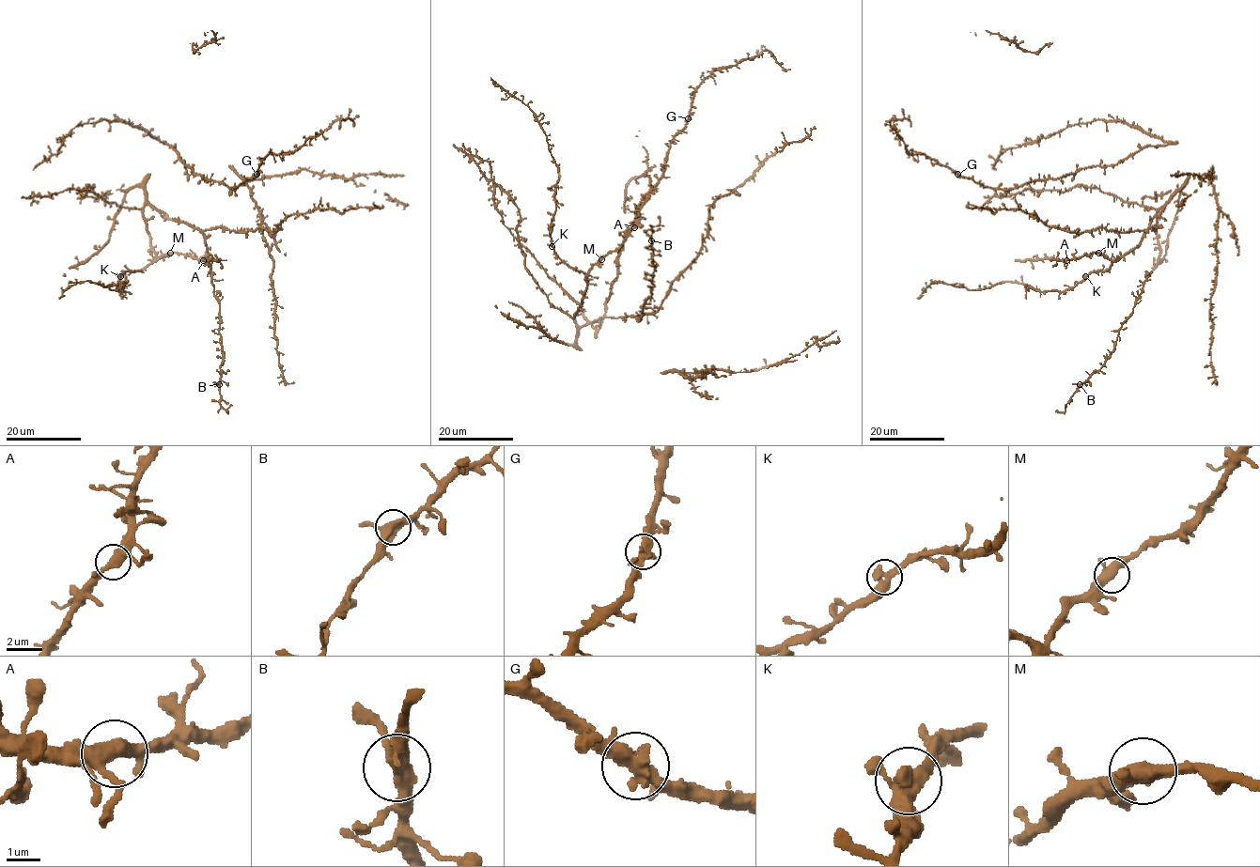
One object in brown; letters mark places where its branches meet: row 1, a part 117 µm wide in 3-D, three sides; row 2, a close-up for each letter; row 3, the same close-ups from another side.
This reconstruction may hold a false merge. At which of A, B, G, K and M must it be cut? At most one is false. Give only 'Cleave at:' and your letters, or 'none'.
Cleave at: none

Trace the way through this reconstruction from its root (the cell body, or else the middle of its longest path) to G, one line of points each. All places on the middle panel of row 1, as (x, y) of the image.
G: (474, 155), (490, 166), (504, 225), (598, 329), (637, 204), (661, 176), (670, 141), (689, 118)

